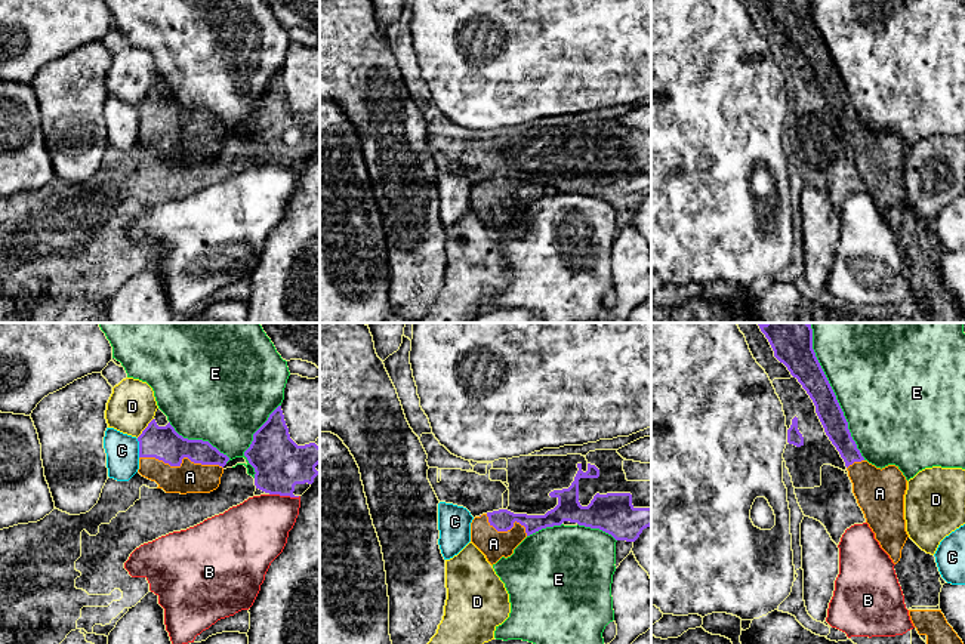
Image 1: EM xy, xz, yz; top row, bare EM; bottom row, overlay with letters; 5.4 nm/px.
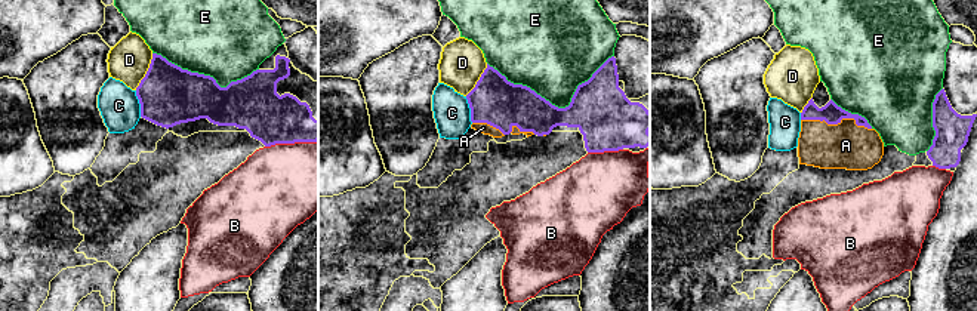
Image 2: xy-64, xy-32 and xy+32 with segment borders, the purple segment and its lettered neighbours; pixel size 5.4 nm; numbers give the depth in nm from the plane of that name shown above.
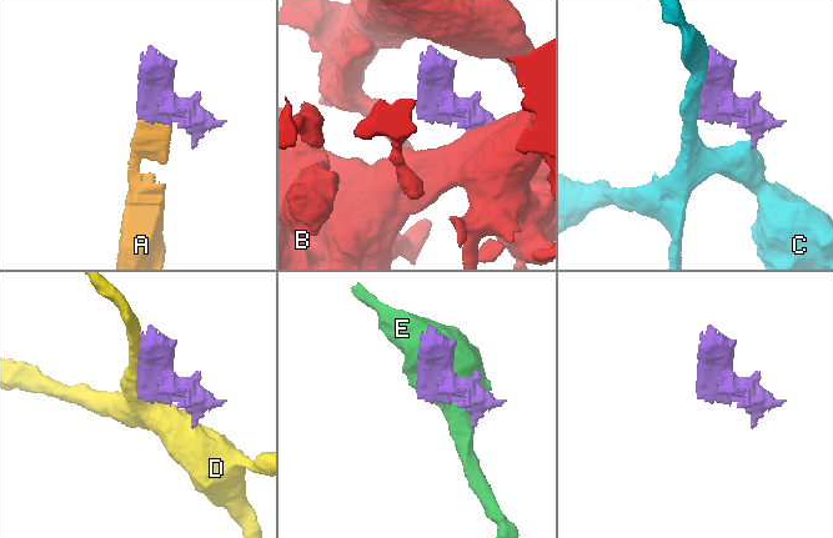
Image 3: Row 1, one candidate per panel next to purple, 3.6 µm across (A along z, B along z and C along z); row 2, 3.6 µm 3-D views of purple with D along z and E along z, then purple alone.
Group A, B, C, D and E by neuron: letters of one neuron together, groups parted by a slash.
A / B / C / D / E

